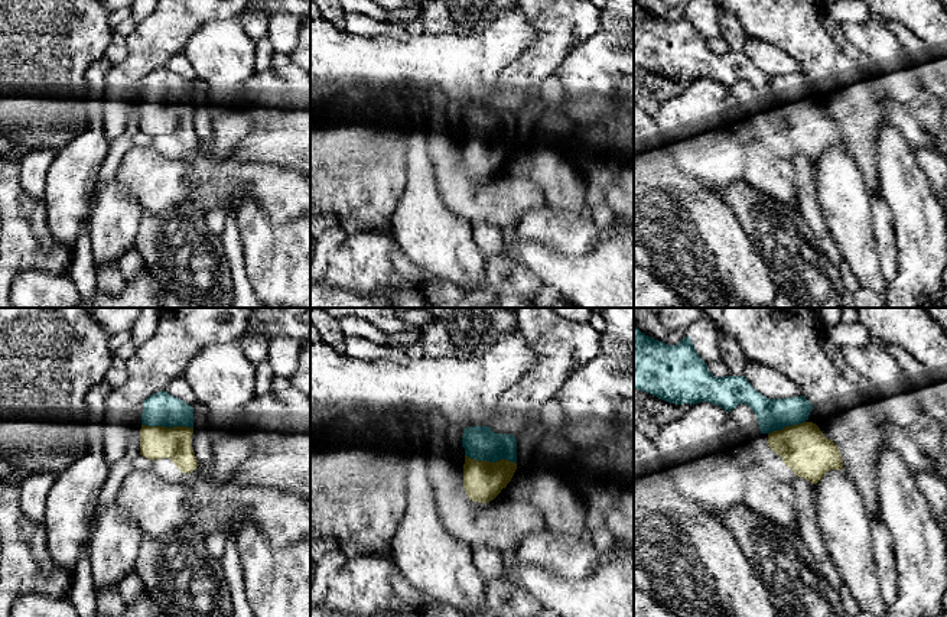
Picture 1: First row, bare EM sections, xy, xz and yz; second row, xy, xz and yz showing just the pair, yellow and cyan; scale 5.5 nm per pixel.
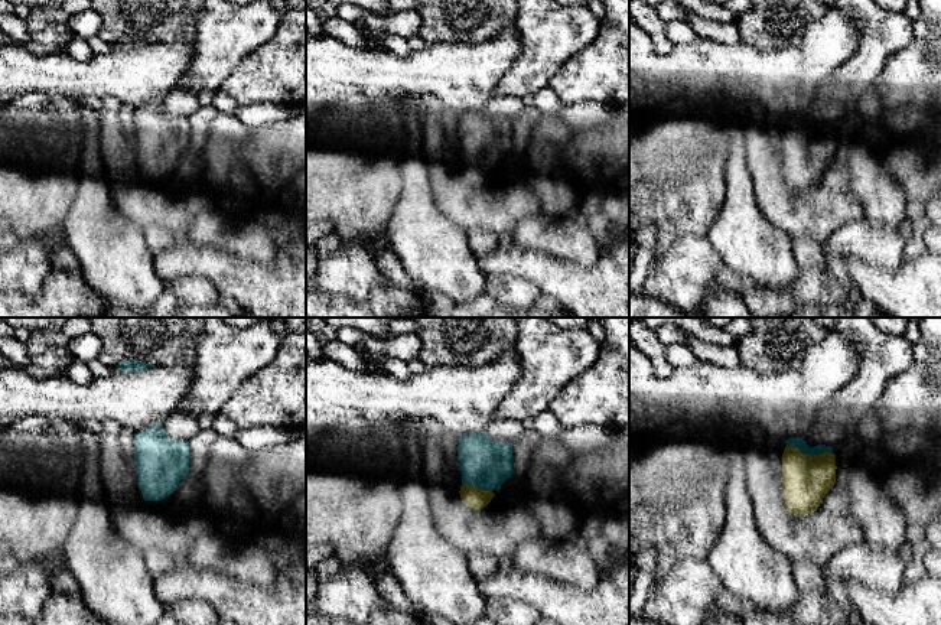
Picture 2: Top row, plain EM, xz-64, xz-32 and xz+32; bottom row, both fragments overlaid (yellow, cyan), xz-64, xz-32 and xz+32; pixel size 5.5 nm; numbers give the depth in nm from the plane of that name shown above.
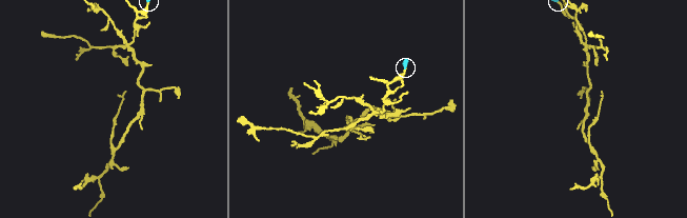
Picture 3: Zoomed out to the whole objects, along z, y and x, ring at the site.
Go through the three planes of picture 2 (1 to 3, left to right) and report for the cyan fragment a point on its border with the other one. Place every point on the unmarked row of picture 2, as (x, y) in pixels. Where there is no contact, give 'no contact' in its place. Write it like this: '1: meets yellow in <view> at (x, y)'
1: no contact
2: meets yellow in xz-32 at (476, 163)
3: meets yellow in xz+32 at (808, 132)

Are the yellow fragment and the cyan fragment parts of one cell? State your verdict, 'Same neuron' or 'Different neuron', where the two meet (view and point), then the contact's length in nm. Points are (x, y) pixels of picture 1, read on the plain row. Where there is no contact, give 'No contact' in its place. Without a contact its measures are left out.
Same neuron. Touches yellow at xy (168, 104). Shared border 280 nm

